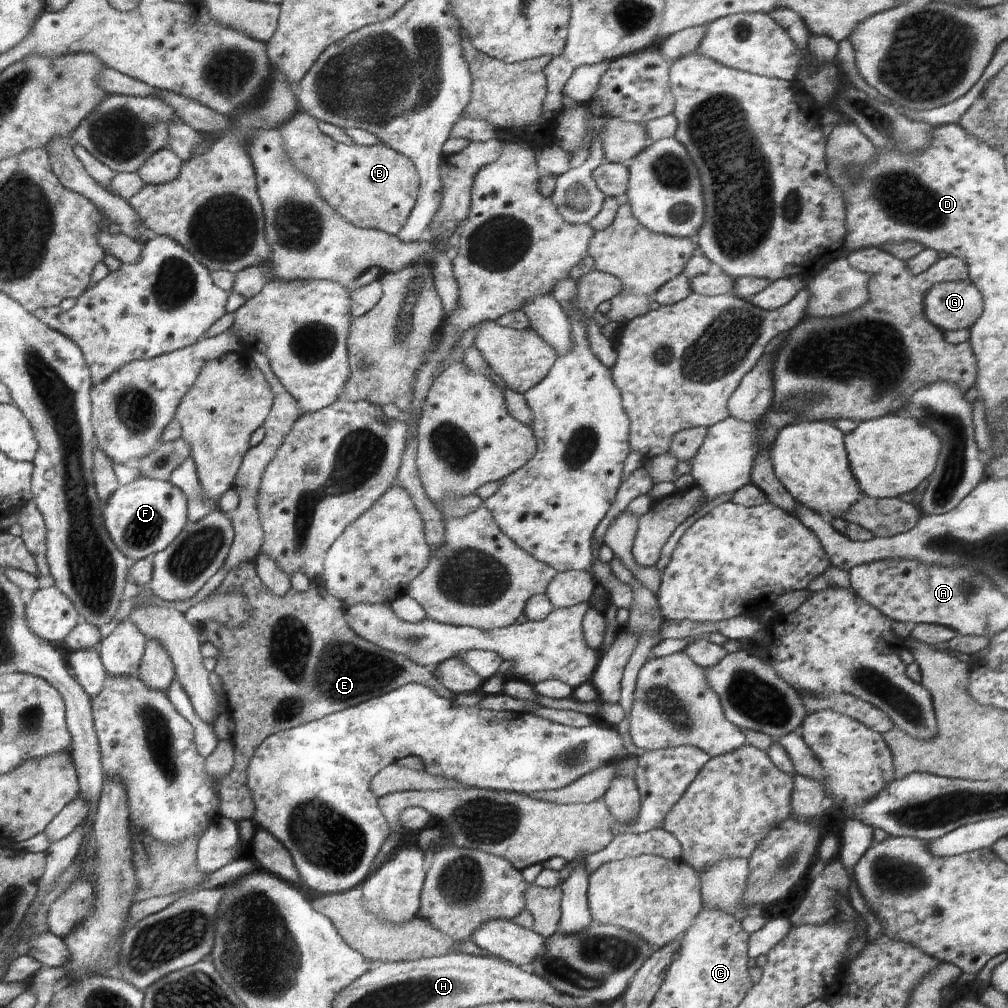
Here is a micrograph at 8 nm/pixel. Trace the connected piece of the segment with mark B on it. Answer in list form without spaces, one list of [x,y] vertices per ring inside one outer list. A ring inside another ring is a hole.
[[[304,110],[278,128],[284,136],[291,161],[316,185],[319,197],[344,220],[363,229],[376,229],[397,235],[410,216],[419,189],[414,163],[384,143],[360,146],[332,140],[320,132],[319,120]]]

